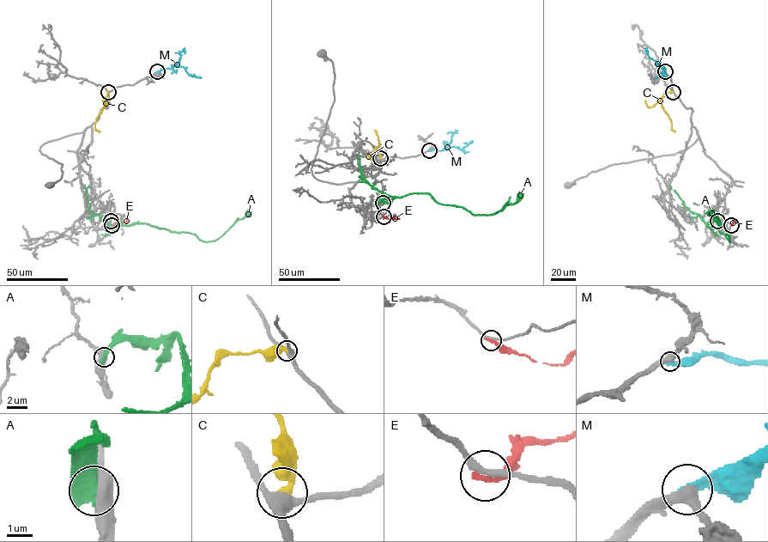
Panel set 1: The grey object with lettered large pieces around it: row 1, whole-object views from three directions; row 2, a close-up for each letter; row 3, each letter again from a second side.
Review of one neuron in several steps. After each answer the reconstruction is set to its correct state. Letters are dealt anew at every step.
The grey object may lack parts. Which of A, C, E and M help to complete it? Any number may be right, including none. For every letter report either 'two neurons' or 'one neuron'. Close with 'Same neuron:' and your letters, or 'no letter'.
A: two neurons
C: two neurons
E: two neurons
M: one neuron
Same neuron: M

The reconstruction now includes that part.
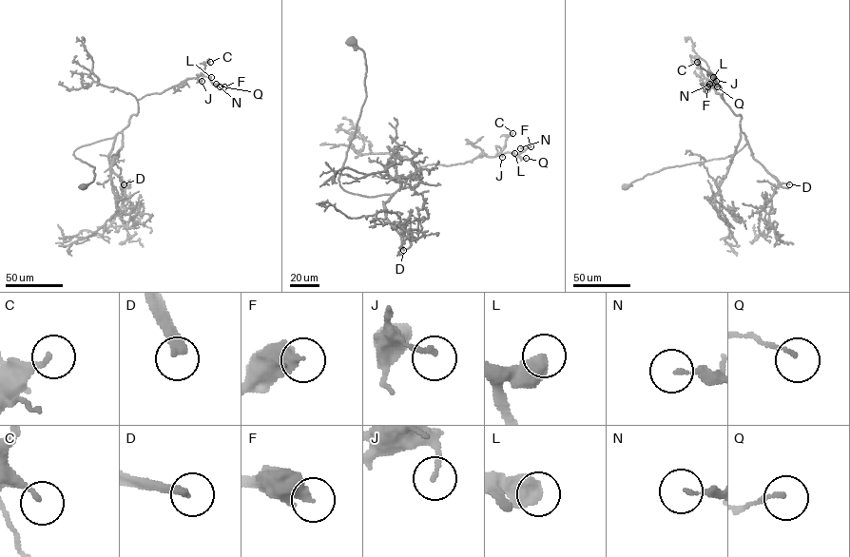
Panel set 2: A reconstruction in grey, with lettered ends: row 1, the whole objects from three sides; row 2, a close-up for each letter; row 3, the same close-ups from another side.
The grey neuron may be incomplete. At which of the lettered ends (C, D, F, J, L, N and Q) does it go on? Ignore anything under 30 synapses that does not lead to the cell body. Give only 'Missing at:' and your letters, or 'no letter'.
Missing at: D

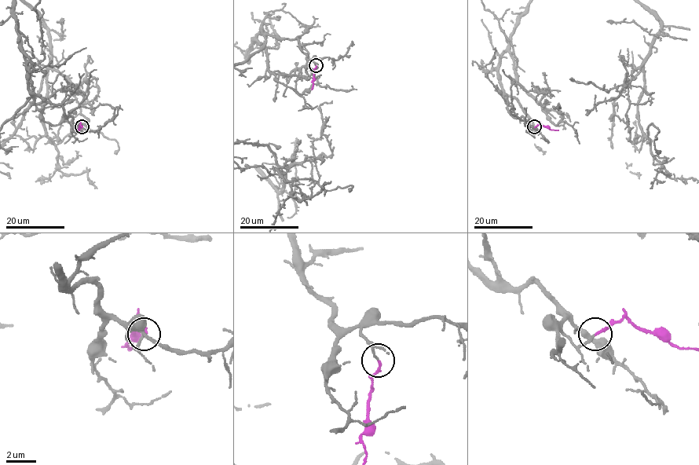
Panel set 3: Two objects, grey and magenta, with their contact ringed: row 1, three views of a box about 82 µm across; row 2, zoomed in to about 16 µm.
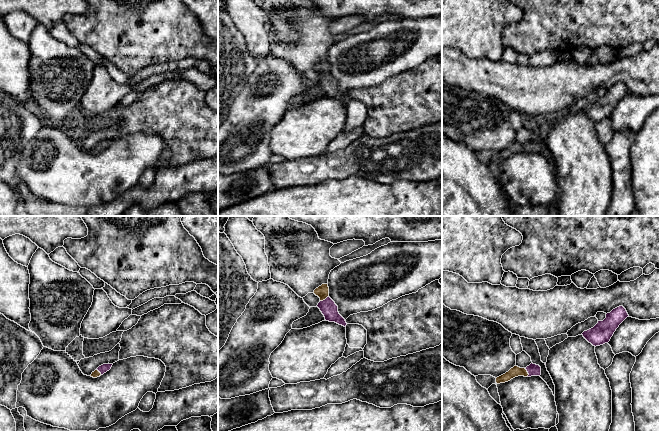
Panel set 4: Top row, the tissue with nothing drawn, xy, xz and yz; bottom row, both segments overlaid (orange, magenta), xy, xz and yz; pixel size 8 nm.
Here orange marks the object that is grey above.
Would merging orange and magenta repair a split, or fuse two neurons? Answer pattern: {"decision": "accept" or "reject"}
{"decision": "accept"}

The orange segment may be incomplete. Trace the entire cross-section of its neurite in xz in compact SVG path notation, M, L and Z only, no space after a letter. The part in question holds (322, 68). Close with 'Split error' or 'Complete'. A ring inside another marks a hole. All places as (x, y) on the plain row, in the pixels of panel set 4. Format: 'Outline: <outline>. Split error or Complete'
Outline: M322 60L316 64L313 69L320 74L320 78L318 79L317 83L324 91L325 96L329 98L335 98L346 103L347 99L345 95L339 90L338 82L329 73L328 60Z. Split error

